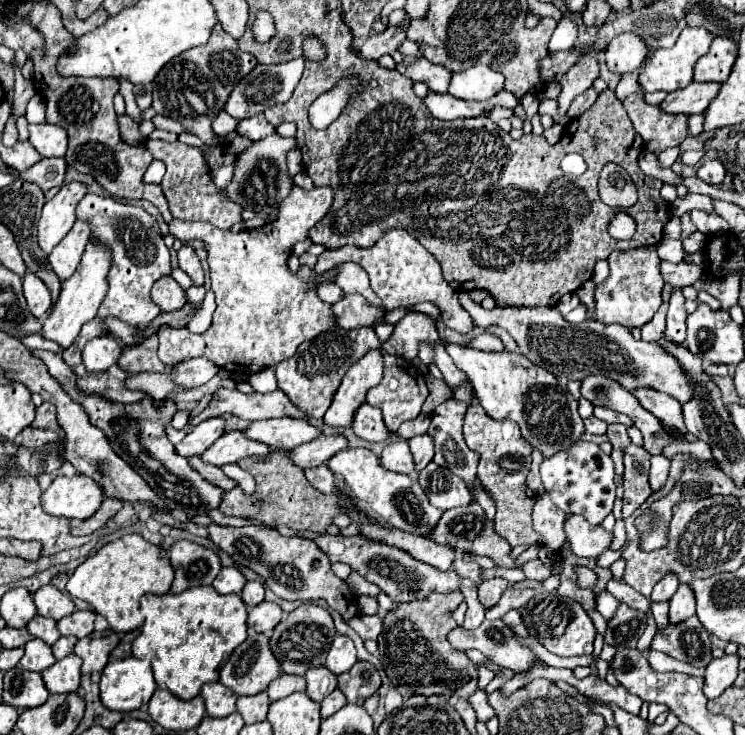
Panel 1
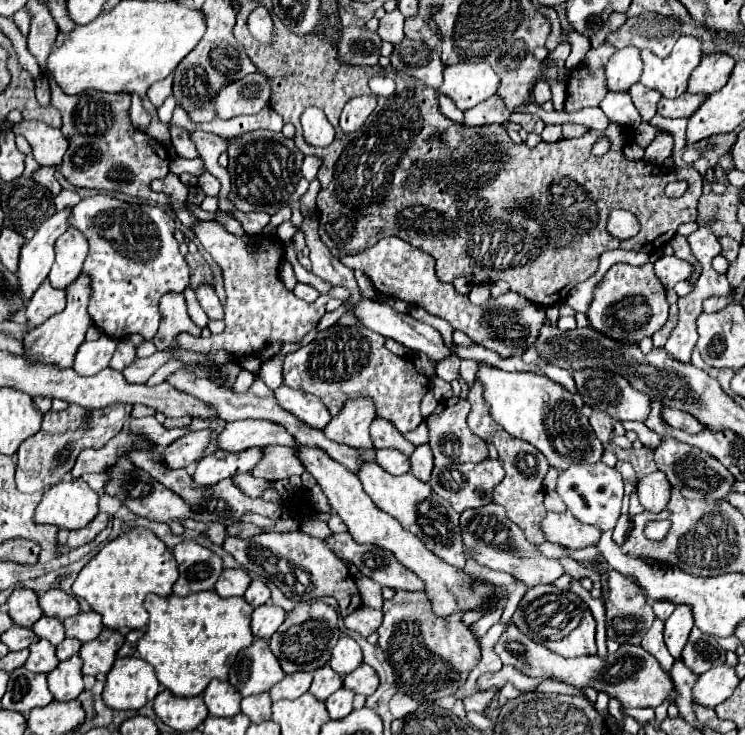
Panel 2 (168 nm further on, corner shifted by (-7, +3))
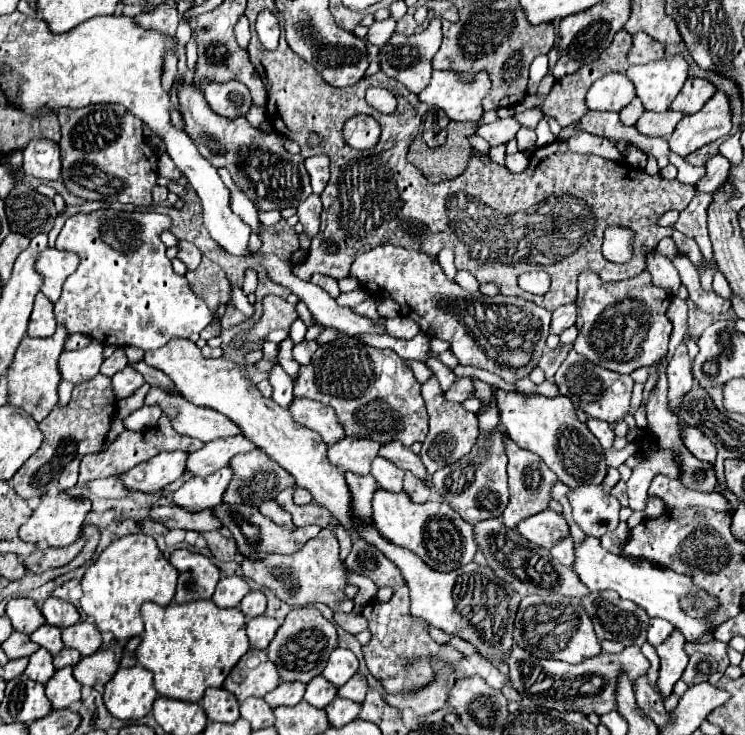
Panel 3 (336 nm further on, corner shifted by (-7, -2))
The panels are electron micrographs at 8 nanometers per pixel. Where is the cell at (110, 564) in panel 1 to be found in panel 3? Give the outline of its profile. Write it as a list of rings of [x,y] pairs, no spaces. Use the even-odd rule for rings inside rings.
[[[134,533],[110,543],[96,563],[92,563],[84,577],[82,589],[84,597],[80,601],[82,611],[94,619],[94,625],[106,633],[110,631],[114,639],[132,639],[144,631],[140,617],[140,605],[144,601],[154,601],[158,605],[170,605],[176,591],[178,573],[168,559],[156,547],[156,541],[148,535]]]

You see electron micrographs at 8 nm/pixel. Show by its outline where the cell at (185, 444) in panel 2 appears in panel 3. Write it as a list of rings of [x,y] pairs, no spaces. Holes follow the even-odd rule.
[[[170,451],[160,453],[152,457],[150,461],[126,471],[120,475],[122,485],[128,491],[142,491],[142,493],[156,493],[182,477],[182,471],[186,469],[188,453],[182,451]]]

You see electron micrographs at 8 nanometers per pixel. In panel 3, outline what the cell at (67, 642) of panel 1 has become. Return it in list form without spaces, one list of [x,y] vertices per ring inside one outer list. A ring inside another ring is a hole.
[[[62,649],[58,655],[54,655],[54,667],[62,669],[62,667],[74,667],[78,661],[82,659],[82,655],[76,649]]]

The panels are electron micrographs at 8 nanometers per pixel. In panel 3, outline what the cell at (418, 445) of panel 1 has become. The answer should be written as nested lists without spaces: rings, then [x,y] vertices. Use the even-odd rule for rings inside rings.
[[[410,471],[404,475],[404,487],[402,491],[406,491],[406,495],[414,501],[414,503],[426,503],[432,495],[430,487],[426,487],[418,477],[414,477]]]

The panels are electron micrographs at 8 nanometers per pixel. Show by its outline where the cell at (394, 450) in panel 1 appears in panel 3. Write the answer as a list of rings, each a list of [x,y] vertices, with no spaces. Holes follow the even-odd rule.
[[[376,457],[372,461],[372,477],[380,485],[380,489],[386,489],[390,493],[400,493],[402,491],[404,471],[396,469],[396,465],[386,461],[384,457]]]

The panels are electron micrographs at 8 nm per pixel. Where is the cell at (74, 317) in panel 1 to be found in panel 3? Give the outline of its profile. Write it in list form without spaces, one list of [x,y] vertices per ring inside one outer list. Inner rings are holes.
[[[58,325],[56,333],[48,339],[32,339],[24,337],[18,351],[14,355],[14,361],[8,369],[6,381],[8,381],[8,403],[12,407],[24,409],[30,417],[34,417],[36,423],[40,423],[58,403],[58,383],[60,383],[60,371],[58,371],[58,357],[62,353],[64,341],[68,333],[62,325]]]

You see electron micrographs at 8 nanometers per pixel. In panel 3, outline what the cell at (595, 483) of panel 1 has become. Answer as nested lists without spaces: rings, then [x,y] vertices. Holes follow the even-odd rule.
[[[582,485],[568,495],[576,525],[592,537],[602,537],[618,525],[618,499],[608,495],[602,485]]]

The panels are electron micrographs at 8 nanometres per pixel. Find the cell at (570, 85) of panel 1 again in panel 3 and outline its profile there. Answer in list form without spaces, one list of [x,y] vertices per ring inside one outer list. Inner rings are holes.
[[[638,33],[638,35],[634,35],[634,45],[628,53],[628,63],[636,65],[636,63],[658,61],[664,57],[664,51],[666,51],[664,45],[650,41],[650,37],[646,33]]]

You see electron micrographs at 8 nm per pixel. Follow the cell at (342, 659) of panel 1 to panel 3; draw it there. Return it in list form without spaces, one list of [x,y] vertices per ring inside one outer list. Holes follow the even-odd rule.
[[[334,649],[334,653],[330,653],[330,659],[328,659],[328,665],[324,669],[324,677],[336,685],[336,687],[342,687],[354,673],[358,671],[358,659],[352,651],[348,649]]]

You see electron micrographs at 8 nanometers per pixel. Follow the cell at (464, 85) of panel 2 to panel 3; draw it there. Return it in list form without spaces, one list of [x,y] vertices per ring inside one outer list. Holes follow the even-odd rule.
[[[434,71],[432,79],[418,99],[428,107],[442,109],[450,121],[480,121],[482,99],[490,89],[490,79],[486,73],[478,73],[474,83],[464,83],[460,73]]]

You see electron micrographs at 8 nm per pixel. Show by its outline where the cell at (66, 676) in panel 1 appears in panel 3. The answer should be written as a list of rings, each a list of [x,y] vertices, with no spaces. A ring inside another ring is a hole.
[[[72,667],[58,669],[54,677],[46,683],[46,697],[54,709],[66,709],[70,703],[80,701],[82,685],[74,679]]]

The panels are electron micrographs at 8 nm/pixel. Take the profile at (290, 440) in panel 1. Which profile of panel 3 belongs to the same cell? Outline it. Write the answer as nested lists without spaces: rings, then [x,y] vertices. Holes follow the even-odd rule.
[[[228,437],[228,439],[216,439],[206,443],[200,451],[194,451],[188,455],[186,471],[194,477],[206,477],[208,473],[214,473],[228,465],[228,461],[238,455],[252,451],[254,443],[246,441],[246,437]]]

